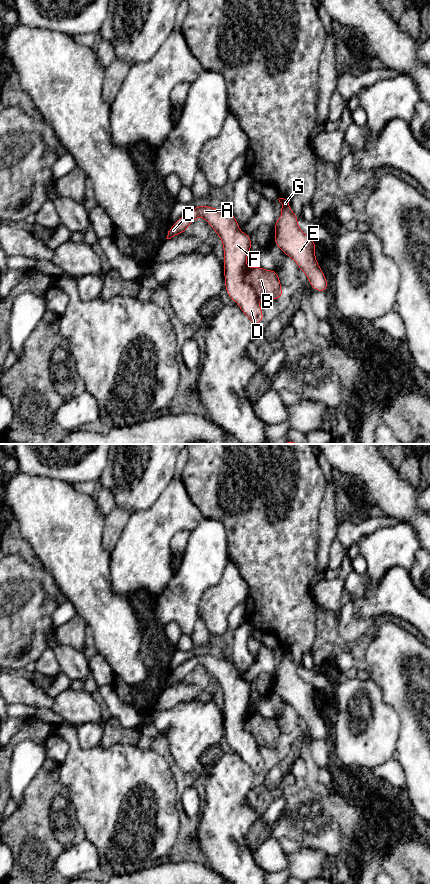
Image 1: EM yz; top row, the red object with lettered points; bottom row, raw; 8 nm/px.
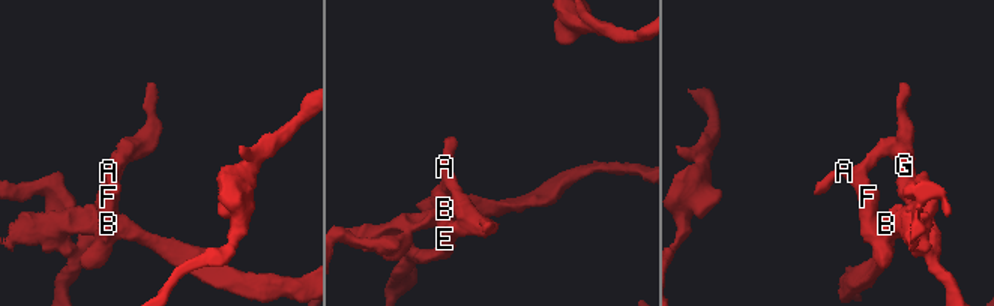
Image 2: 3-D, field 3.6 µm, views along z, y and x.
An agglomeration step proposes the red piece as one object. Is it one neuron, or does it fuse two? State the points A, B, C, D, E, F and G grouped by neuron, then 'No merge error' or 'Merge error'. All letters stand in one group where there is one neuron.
Groups: A C D E F G / B. Merge error

